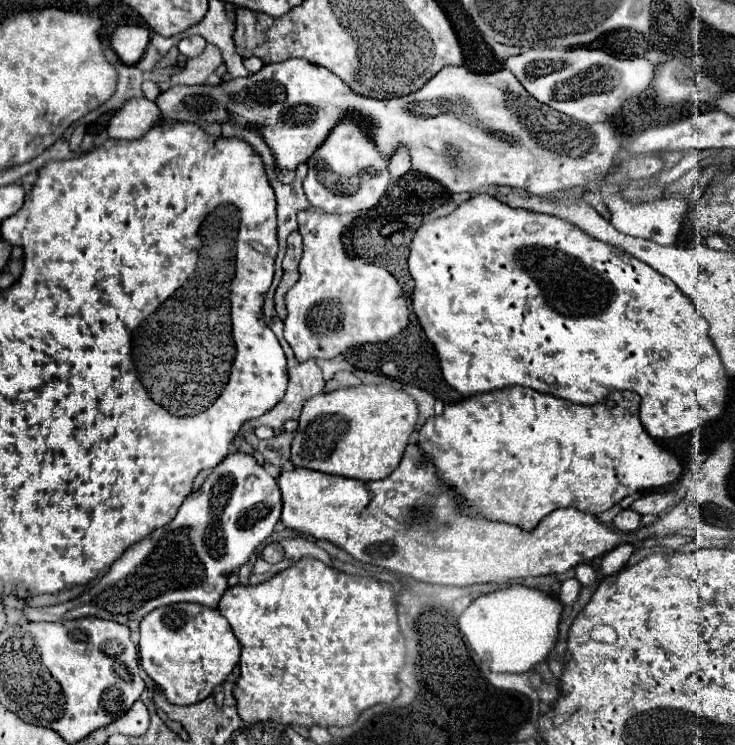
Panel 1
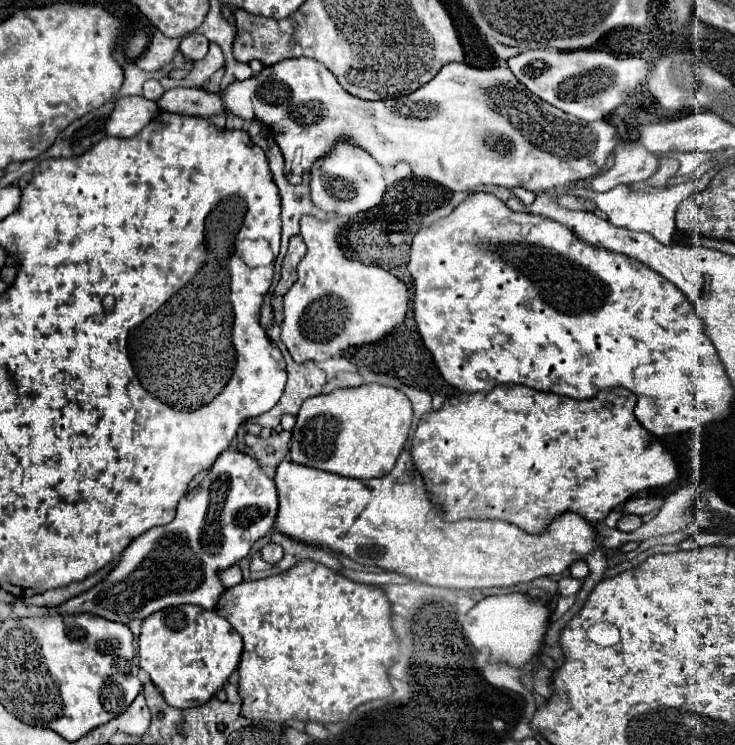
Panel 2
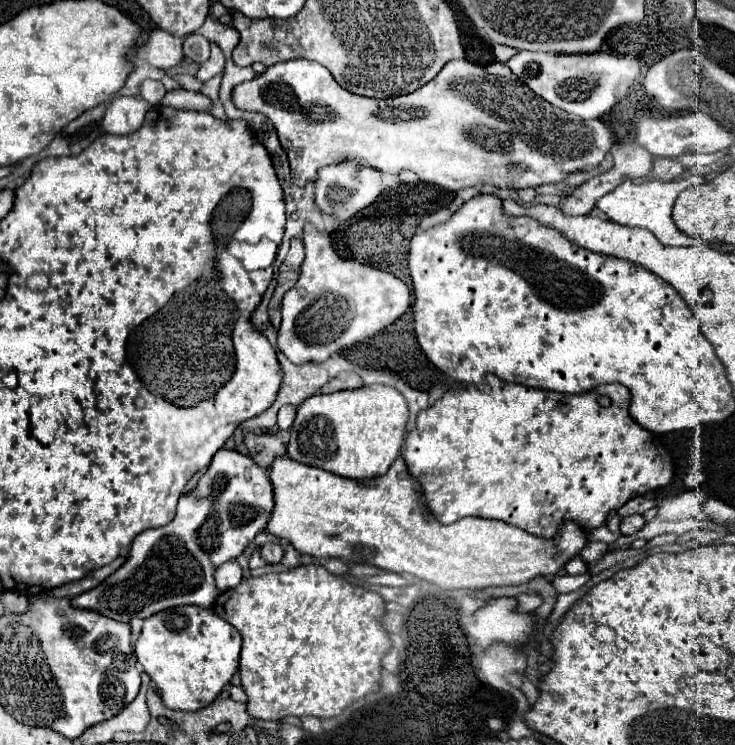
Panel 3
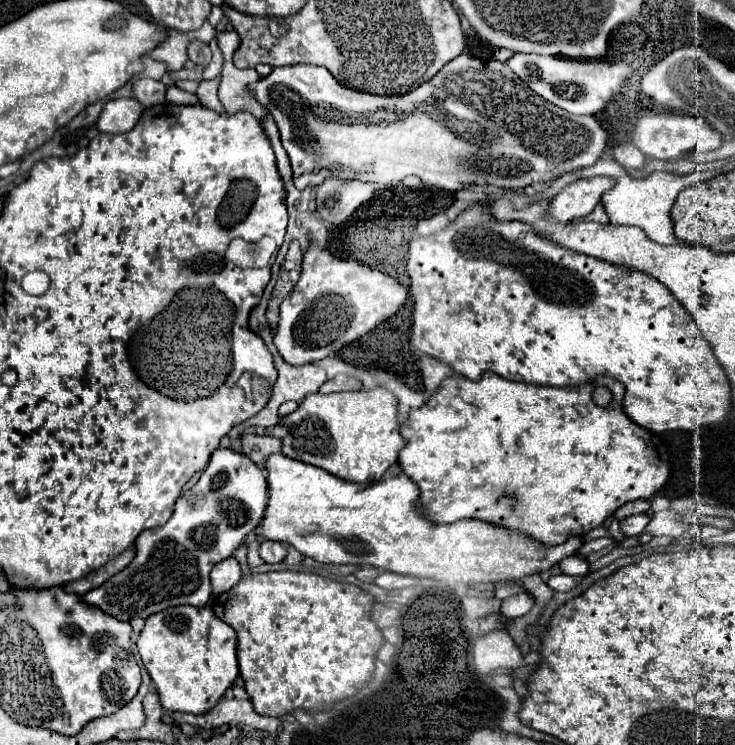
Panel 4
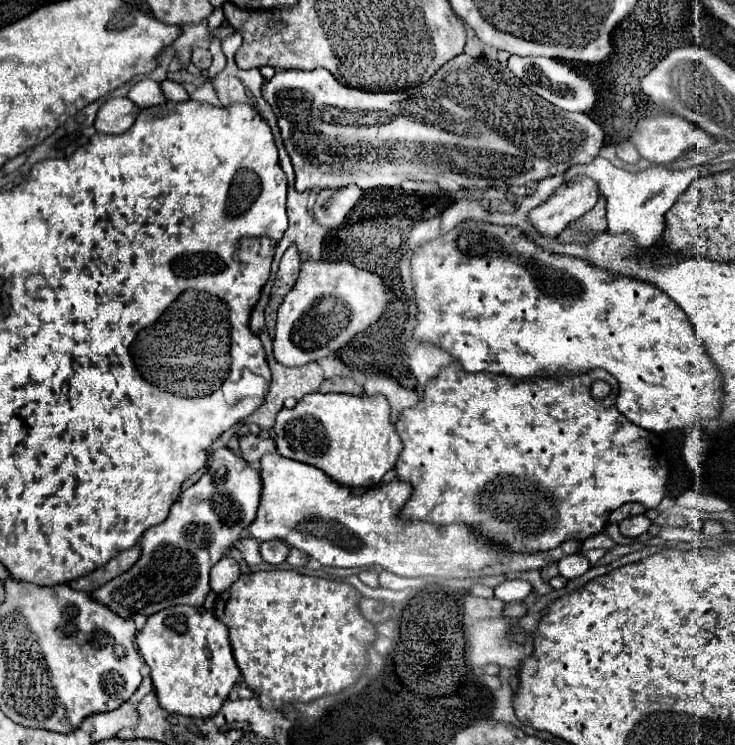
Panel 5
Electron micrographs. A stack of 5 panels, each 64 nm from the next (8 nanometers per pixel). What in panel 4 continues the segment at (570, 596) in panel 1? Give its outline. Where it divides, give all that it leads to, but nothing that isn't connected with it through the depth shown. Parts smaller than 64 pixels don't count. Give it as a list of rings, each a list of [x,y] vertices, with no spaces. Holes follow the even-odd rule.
[[[560,574],[560,576],[552,576],[552,578],[548,580],[548,586],[550,586],[552,590],[556,590],[556,592],[566,592],[566,590],[570,590],[572,586],[576,586],[580,580],[582,580],[582,578]]]

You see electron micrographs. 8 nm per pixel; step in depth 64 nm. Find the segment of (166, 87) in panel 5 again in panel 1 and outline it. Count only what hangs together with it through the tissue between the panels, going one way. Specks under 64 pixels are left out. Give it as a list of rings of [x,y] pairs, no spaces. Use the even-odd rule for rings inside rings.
[[[290,58],[278,64],[262,66],[260,72],[246,78],[220,82],[216,86],[172,86],[156,98],[156,104],[168,120],[196,122],[198,126],[212,122],[234,122],[240,126],[260,128],[266,144],[274,152],[280,172],[278,176],[288,184],[294,182],[298,164],[308,162],[316,148],[324,144],[332,128],[344,116],[352,114],[360,118],[366,136],[386,160],[390,160],[400,146],[406,146],[412,158],[412,168],[440,182],[450,192],[474,194],[474,188],[480,186],[510,186],[524,188],[540,198],[552,198],[572,186],[602,184],[610,172],[610,160],[614,160],[620,150],[620,132],[616,126],[610,122],[592,126],[578,124],[570,116],[540,104],[524,90],[508,68],[500,68],[490,74],[476,74],[466,66],[448,66],[414,94],[392,100],[374,100],[352,94],[350,88],[324,66],[316,66],[304,58]]]

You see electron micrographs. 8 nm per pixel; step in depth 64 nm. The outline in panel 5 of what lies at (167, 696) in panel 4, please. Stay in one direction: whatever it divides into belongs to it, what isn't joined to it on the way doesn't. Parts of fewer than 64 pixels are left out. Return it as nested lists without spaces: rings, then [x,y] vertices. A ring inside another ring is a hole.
[[[172,606],[156,612],[146,620],[136,642],[144,662],[152,670],[158,702],[170,714],[192,718],[216,716],[240,678],[228,644],[228,628],[204,608]]]

